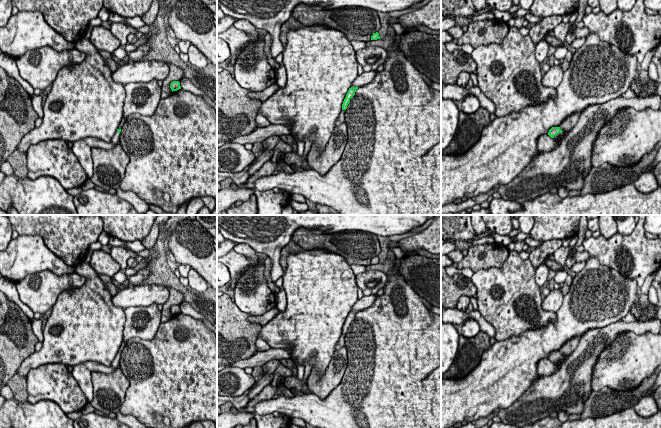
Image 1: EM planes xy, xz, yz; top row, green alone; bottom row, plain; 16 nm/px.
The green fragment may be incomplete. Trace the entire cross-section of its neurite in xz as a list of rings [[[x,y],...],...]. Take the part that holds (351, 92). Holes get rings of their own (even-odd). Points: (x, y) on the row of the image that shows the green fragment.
[[[351,87],[349,88],[346,97],[343,101],[342,104],[342,111],[340,112],[340,115],[338,117],[338,119],[336,120],[336,125],[339,126],[341,125],[343,122],[345,122],[345,110],[347,109],[347,106],[350,102],[350,99],[355,95],[356,90],[358,89],[358,87]]]

